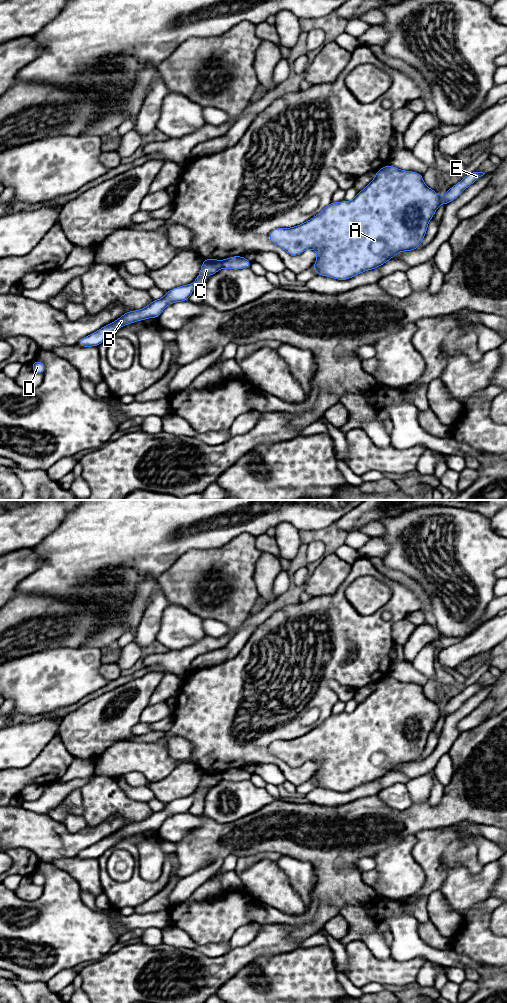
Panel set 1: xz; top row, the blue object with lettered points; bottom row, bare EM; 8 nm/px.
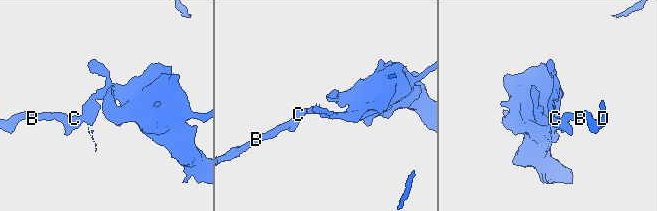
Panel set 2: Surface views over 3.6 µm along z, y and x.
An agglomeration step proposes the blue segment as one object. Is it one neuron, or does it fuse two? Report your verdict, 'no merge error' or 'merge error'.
merge error

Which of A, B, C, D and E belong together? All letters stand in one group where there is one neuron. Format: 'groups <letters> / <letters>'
groups A E / B C D

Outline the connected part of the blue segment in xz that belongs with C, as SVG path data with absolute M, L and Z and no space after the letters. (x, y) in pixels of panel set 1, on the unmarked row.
M203 771L203 775L199 784L199 787L195 791L193 795L183 797L176 799L168 804L165 804L165 807L161 811L153 812L148 818L136 822L136 823L129 823L126 824L124 827L122 827L120 830L118 830L116 833L102 839L101 841L97 842L96 844L82 850L81 852L78 853L78 857L81 859L91 859L95 858L98 859L106 850L108 850L110 847L112 847L118 840L121 840L125 837L132 836L137 833L145 832L148 830L158 830L160 826L163 824L163 822L172 815L175 814L183 814L187 813L191 806L193 805L199 788L212 788L215 785L217 785L220 781L222 780L222 772L217 772L217 771Z

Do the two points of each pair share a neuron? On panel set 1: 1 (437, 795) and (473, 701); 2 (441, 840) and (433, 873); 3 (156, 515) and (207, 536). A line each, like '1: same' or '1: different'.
1: different
2: same
3: same

